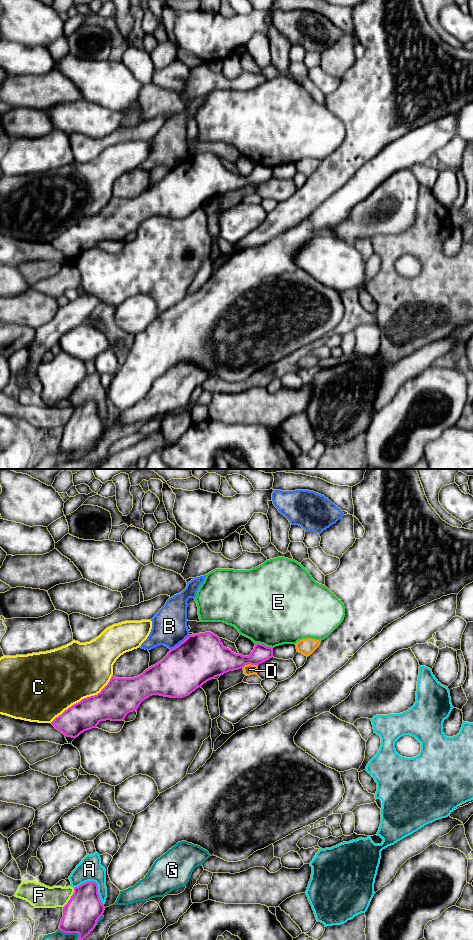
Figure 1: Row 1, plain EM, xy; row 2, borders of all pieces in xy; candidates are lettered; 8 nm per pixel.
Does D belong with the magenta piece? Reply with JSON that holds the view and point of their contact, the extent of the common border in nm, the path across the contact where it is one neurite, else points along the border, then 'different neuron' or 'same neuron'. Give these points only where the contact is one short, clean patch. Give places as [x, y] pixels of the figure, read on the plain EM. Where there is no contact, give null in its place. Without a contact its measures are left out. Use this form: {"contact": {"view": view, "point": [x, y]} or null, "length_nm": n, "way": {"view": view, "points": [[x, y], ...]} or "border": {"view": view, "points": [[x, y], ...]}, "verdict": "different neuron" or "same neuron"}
{"contact": {"view": "xy", "point": [249, 183]}, "length_nm": 130, "border": {"view": "xy", "points": [[257, 184], [245, 184], [242, 187]]}, "verdict": "different neuron"}

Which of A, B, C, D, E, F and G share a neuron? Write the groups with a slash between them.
A / B / C / D / E / F / G

